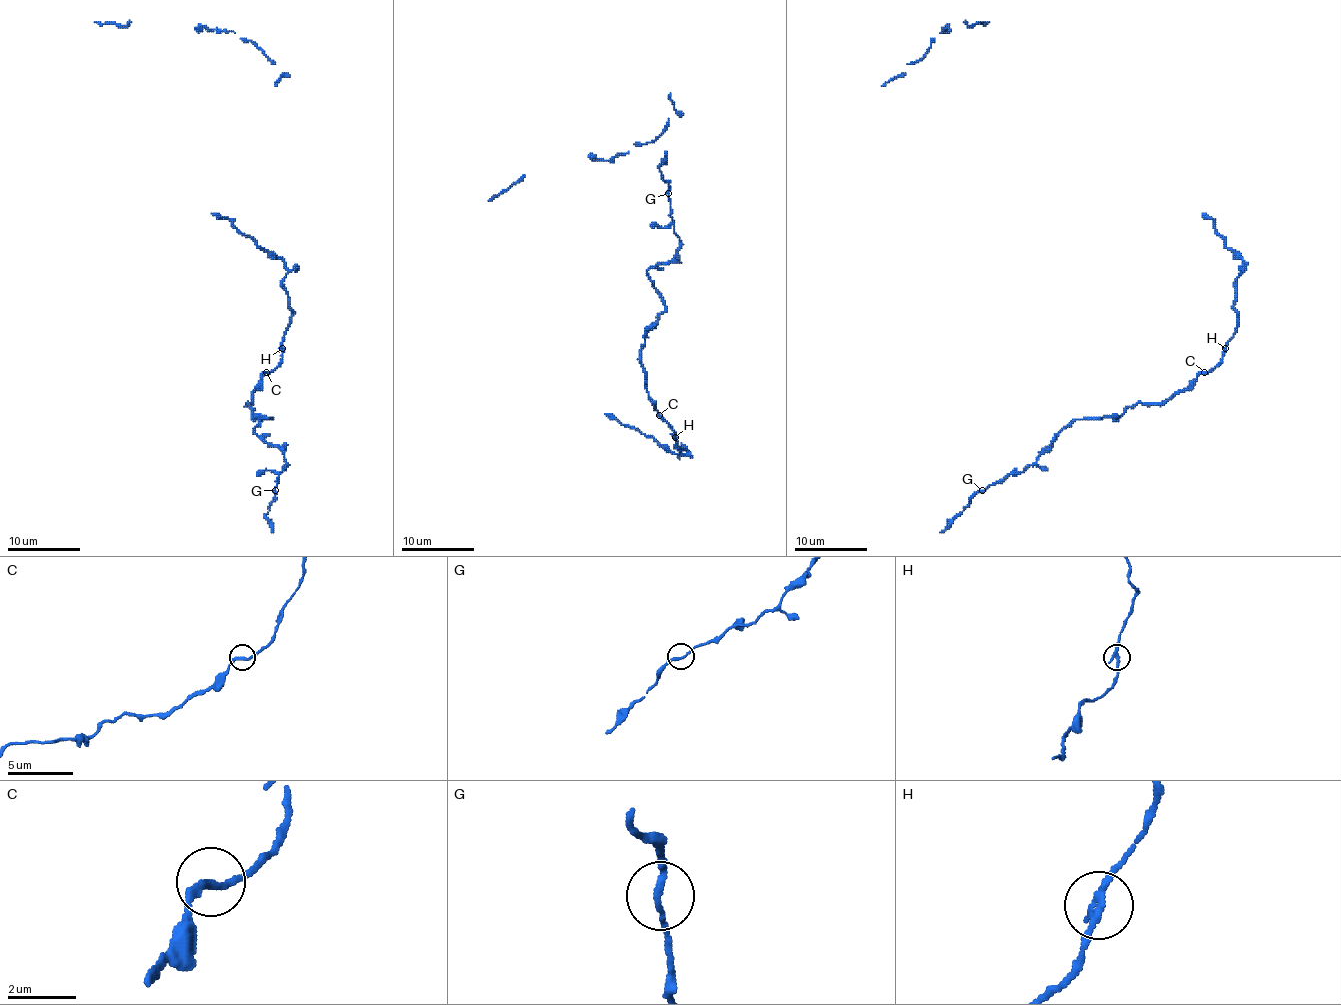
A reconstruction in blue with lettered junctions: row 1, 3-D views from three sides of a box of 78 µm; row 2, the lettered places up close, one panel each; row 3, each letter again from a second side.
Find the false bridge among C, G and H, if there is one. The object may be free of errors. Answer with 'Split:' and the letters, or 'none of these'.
Split: H

